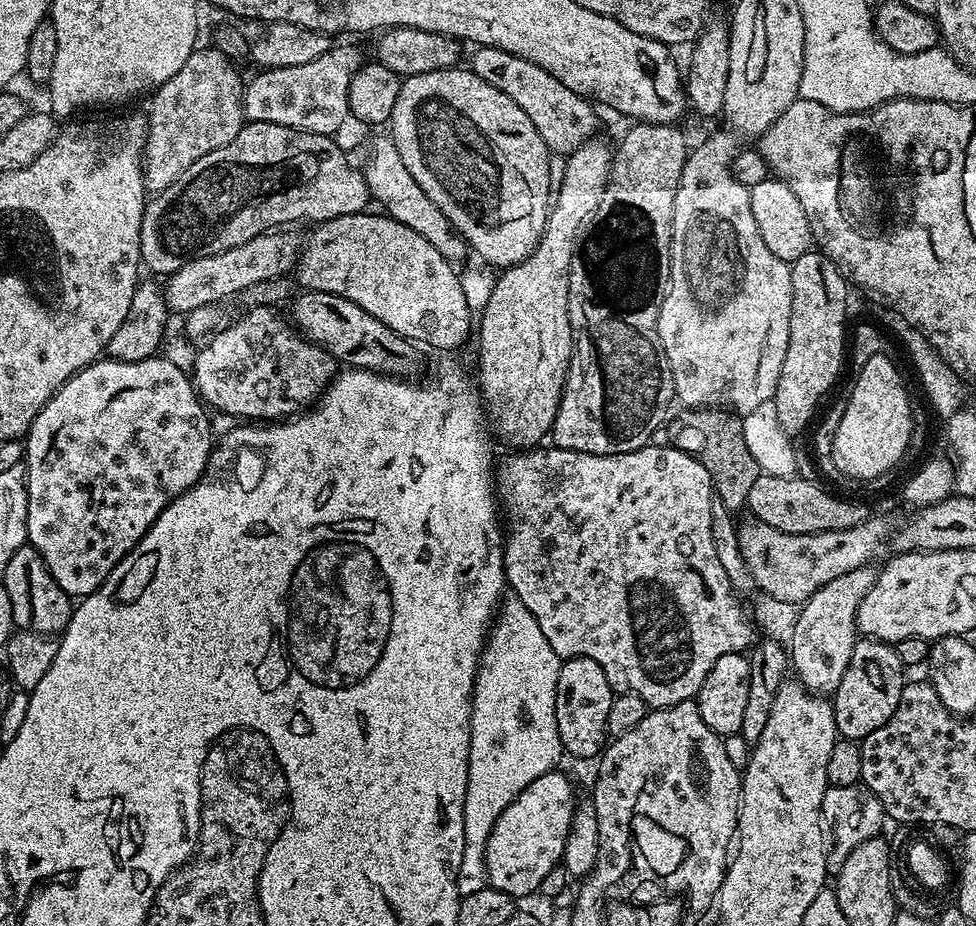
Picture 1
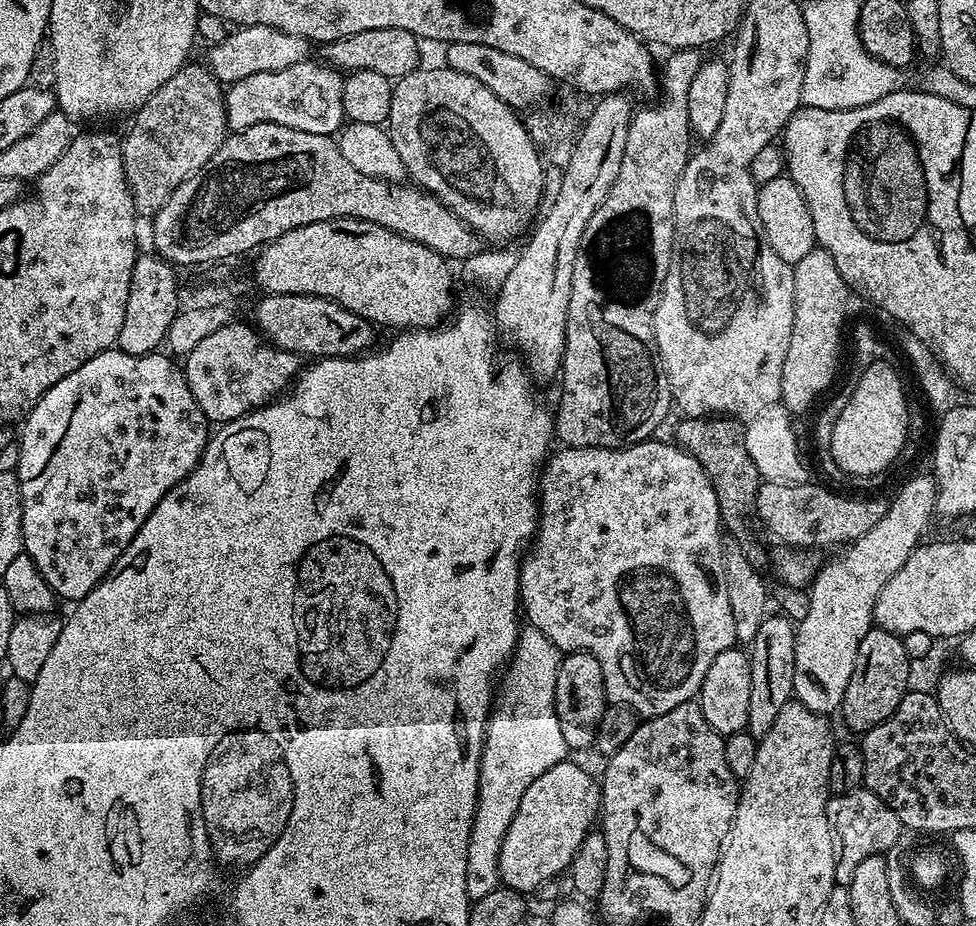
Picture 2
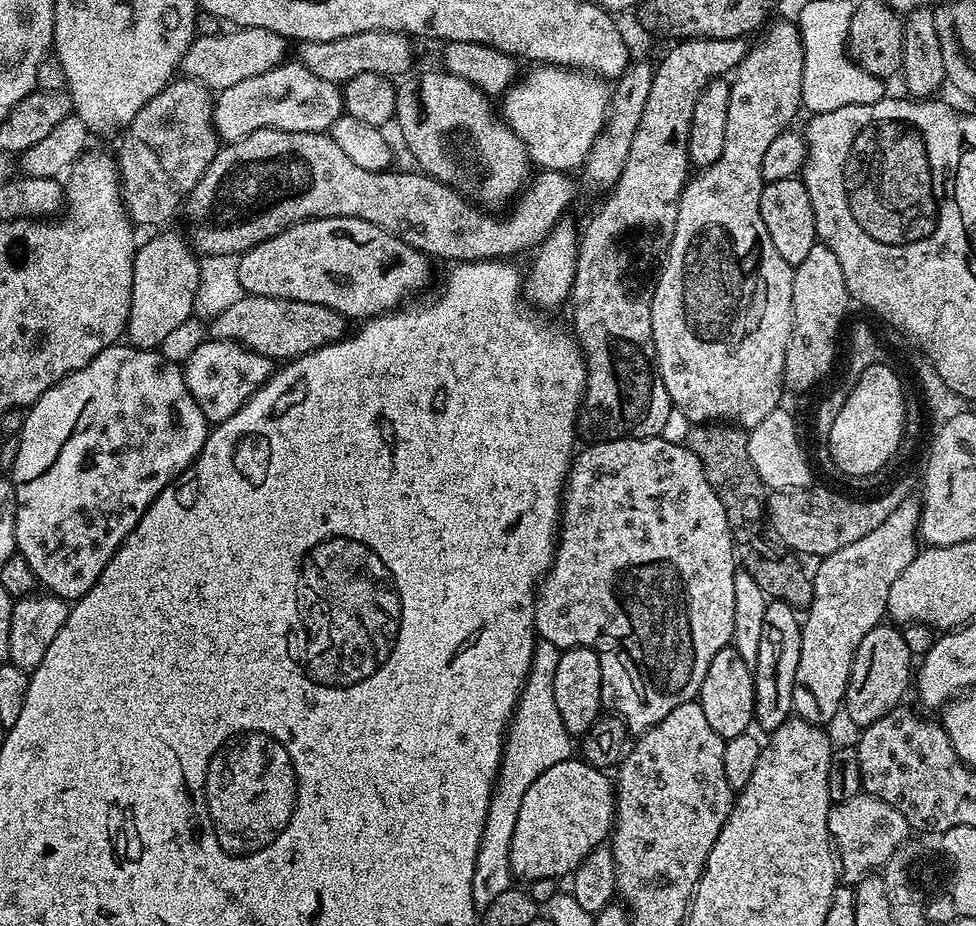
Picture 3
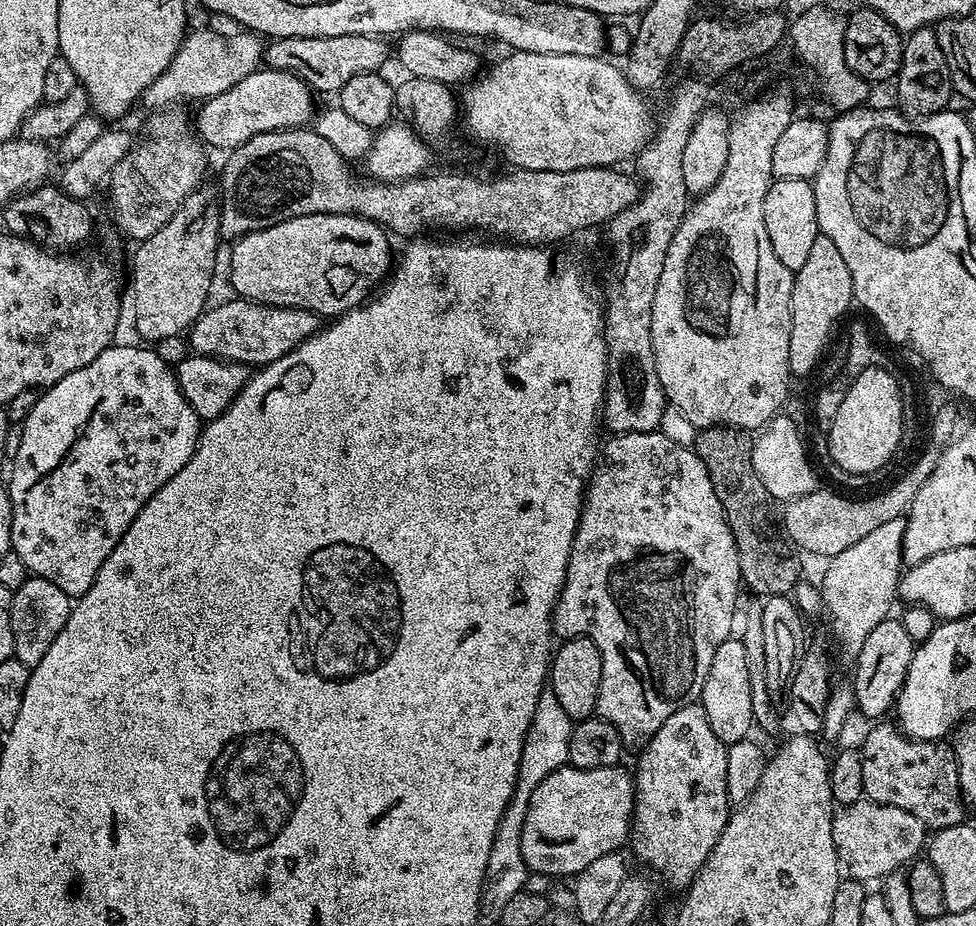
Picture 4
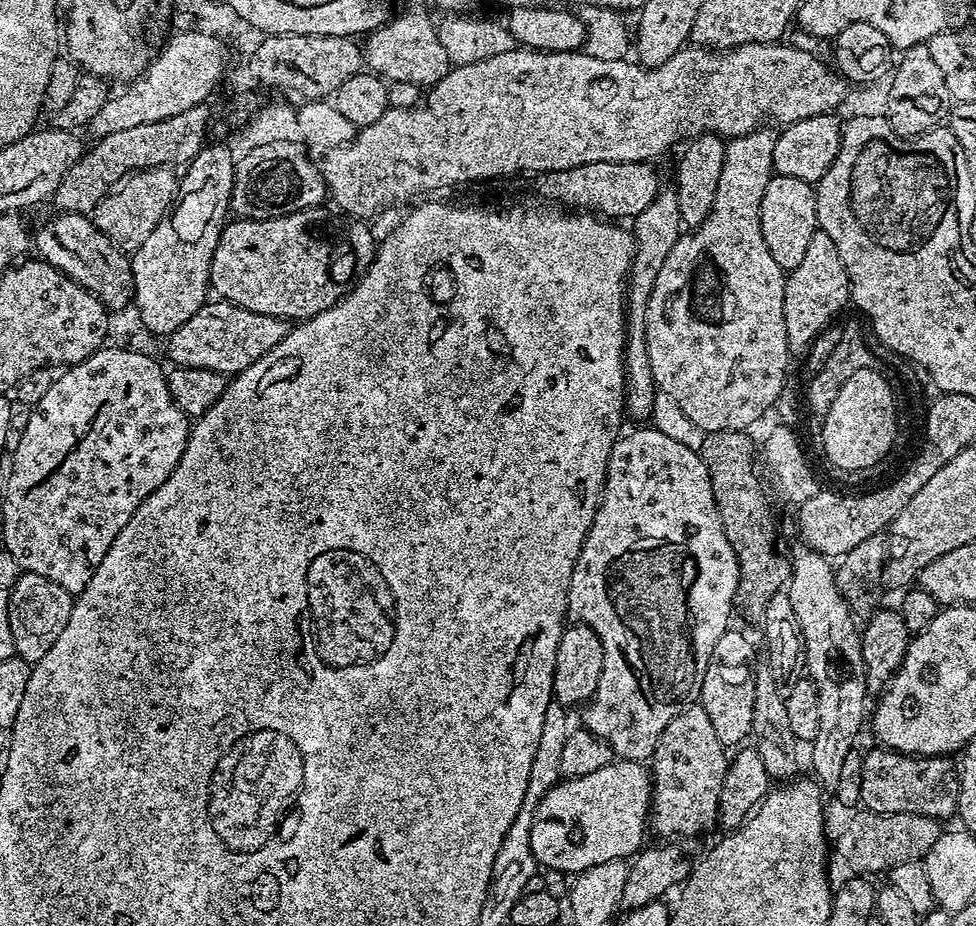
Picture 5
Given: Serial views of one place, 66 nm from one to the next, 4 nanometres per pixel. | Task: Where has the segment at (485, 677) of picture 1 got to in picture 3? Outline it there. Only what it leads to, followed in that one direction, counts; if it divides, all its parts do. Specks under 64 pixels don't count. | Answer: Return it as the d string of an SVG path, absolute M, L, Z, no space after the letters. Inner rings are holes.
M540 640L536 645L536 653L528 671L524 688L520 692L520 700L508 725L504 738L504 757L500 759L500 773L496 776L496 786L490 798L490 810L486 814L486 826L482 830L482 838L478 846L478 858L474 862L474 902L477 909L483 910L510 887L513 887L514 877L510 866L510 838L514 838L514 825L518 822L518 810L522 806L522 794L534 786L534 778L542 774L550 766L569 759L573 755L573 737L568 735L566 726L562 726L562 718L558 714L558 706L554 703L554 670L558 666L561 649L550 642Z

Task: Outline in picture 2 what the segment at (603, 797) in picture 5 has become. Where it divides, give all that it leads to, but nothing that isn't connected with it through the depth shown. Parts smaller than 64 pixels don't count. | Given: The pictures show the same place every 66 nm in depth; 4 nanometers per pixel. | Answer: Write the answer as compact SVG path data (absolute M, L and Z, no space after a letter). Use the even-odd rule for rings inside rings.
M569 758L558 762L558 766L546 770L546 774L536 779L527 788L526 794L522 794L522 806L518 806L518 814L514 814L514 822L510 822L506 838L502 838L502 850L498 854L498 870L503 887L512 888L515 892L532 894L547 880L557 879L571 864L574 854L578 854L578 846L582 846L590 829L597 823L600 811L600 784L597 777L595 780L582 765L575 764L574 760Z

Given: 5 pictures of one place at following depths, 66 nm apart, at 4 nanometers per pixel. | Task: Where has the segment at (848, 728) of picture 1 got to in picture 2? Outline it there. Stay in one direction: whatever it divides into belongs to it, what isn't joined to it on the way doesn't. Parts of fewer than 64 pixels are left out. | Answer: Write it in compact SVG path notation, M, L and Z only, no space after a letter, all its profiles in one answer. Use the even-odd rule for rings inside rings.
M875 626L871 628L866 638L862 638L862 646L858 646L854 674L850 674L844 701L838 709L839 715L844 715L844 724L850 731L857 734L869 732L874 726L886 722L890 714L894 714L898 702L902 702L905 692L910 688L908 667L910 661L903 639L893 632Z

